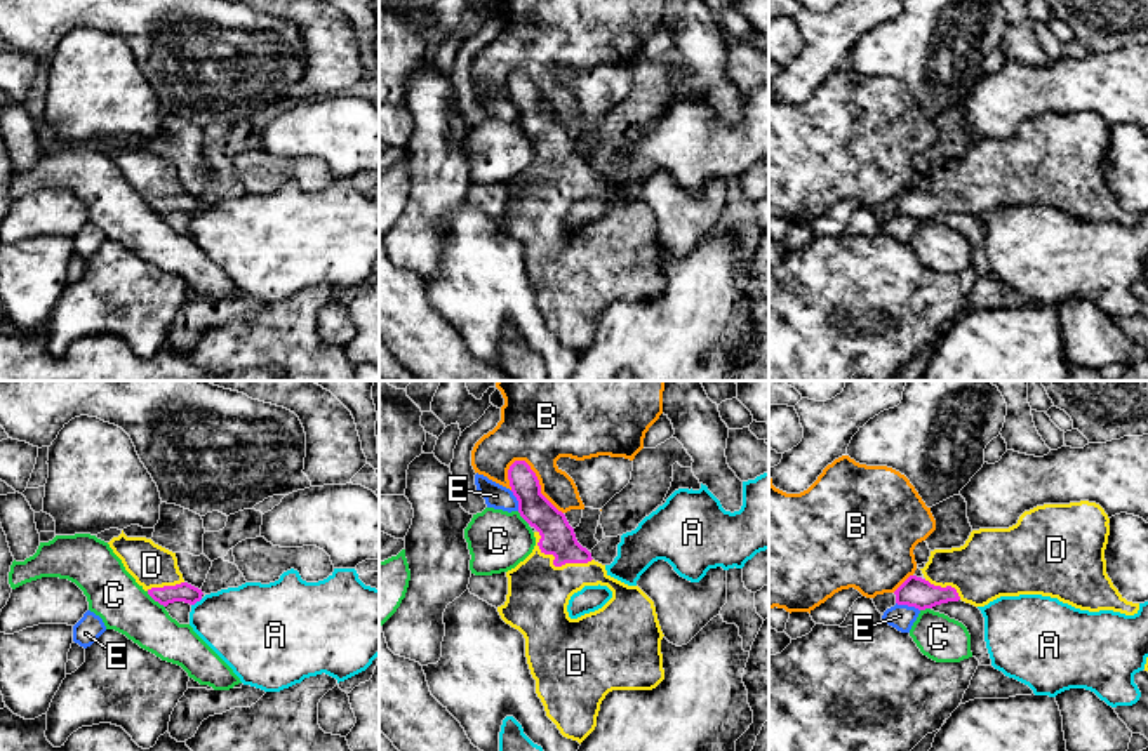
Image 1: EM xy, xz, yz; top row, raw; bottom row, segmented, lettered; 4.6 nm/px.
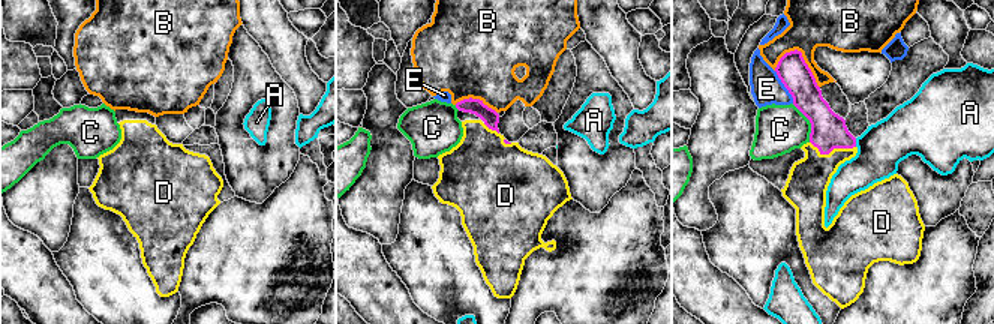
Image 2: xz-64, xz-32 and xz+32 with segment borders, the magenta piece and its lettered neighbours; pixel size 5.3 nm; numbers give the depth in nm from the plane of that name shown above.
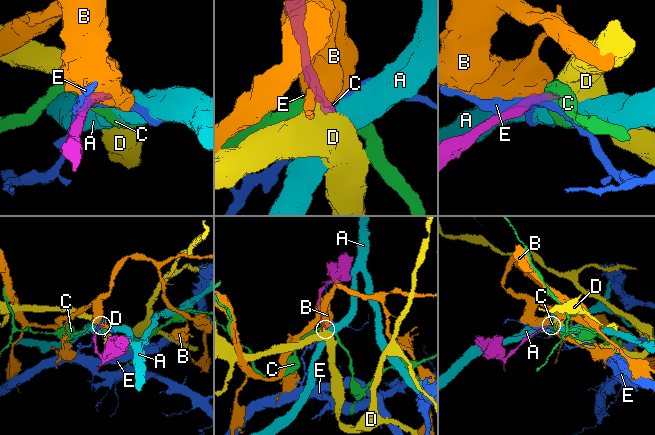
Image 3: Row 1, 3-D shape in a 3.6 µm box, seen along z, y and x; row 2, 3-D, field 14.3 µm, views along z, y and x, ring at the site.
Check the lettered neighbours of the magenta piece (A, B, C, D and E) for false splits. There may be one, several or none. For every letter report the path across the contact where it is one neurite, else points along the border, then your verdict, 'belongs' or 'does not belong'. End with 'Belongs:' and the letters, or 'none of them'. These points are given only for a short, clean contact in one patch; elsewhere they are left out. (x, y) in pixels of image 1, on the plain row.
A: border xy (202, 209), (192, 216); does not belong
B: does not belong
C: border xy (146, 202), (164, 218); does not belong
D: way xz (557, 148), (553, 174), (553, 183), (538, 206); belongs
E: does not belong
Belongs: D

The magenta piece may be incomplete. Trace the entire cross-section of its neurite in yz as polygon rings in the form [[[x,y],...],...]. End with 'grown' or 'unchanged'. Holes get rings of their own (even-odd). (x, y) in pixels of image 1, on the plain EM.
[[[1089,111],[1037,116],[1009,139],[972,141],[964,156],[931,162],[924,186],[910,186],[894,202],[896,214],[918,221],[958,210],[984,217],[1000,207],[1042,205],[1080,221],[1134,226],[1139,214],[1127,212],[1106,184],[1108,134],[1105,120]]] | grown

